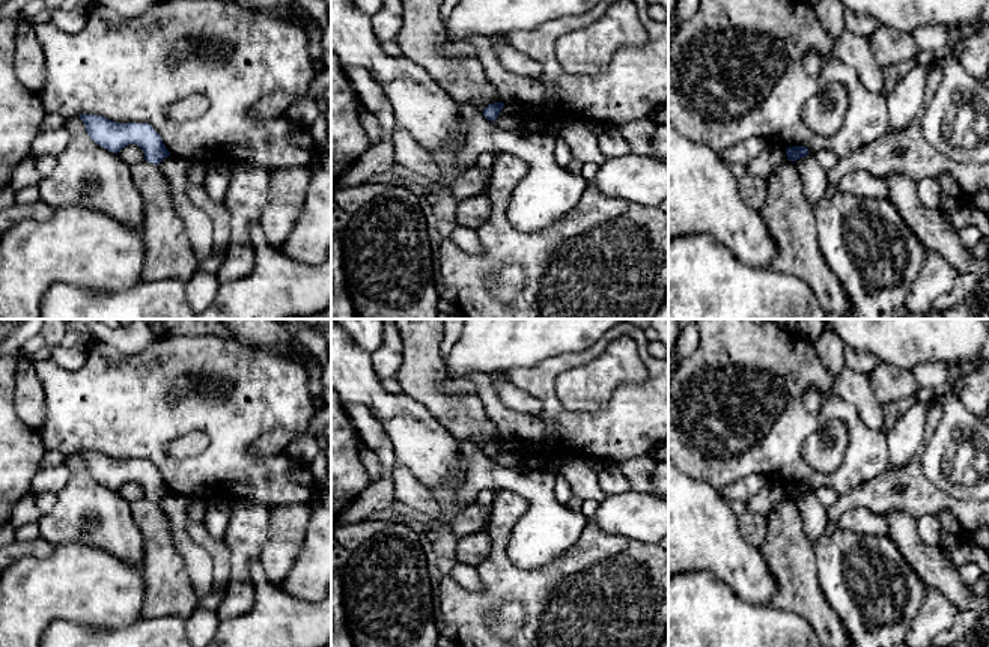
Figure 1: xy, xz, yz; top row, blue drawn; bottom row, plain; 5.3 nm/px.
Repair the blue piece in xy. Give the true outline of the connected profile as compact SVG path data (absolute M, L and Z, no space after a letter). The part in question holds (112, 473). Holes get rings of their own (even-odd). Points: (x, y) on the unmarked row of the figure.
M80 451L86 469L104 486L117 491L128 481L137 481L145 489L145 497L152 501L161 500L170 492L163 475L149 460L117 460L102 453Z

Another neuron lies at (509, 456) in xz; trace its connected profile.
M504 441L498 454L492 457L492 462L501 468L519 468L522 465L521 445Z

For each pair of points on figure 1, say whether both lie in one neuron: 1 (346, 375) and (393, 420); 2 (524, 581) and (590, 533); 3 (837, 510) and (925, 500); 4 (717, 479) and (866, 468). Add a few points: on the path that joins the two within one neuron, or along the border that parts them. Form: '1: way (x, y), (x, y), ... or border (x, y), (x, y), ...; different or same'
1: way (359, 384), (383, 408); same
2: way (544, 581), (553, 581), (581, 552); same
3: way (858, 497), (903, 497); same
4: way (754, 464), (785, 464), (813, 479), (828, 479); same

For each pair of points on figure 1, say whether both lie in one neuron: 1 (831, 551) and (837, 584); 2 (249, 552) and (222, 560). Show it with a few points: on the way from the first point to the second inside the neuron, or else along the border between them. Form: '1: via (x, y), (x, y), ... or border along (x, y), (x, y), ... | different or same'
1: via (837, 558), (837, 577) | same
2: border along (223, 537), (229, 552), (229, 581), (226, 589) | different

